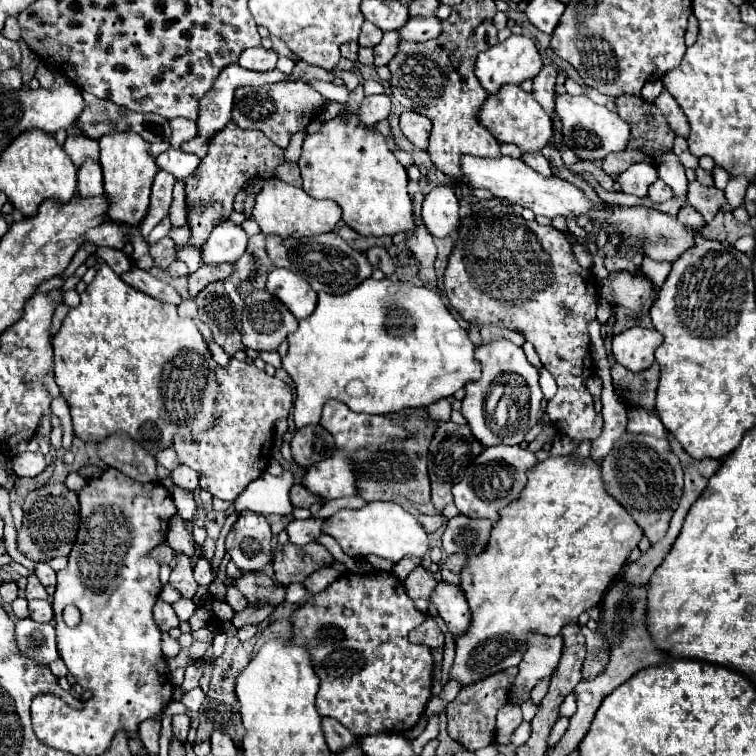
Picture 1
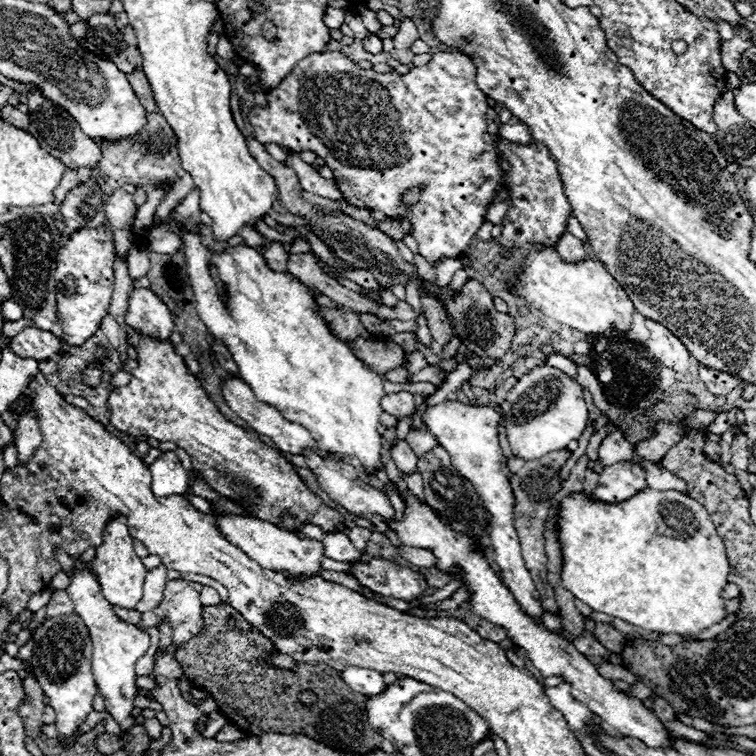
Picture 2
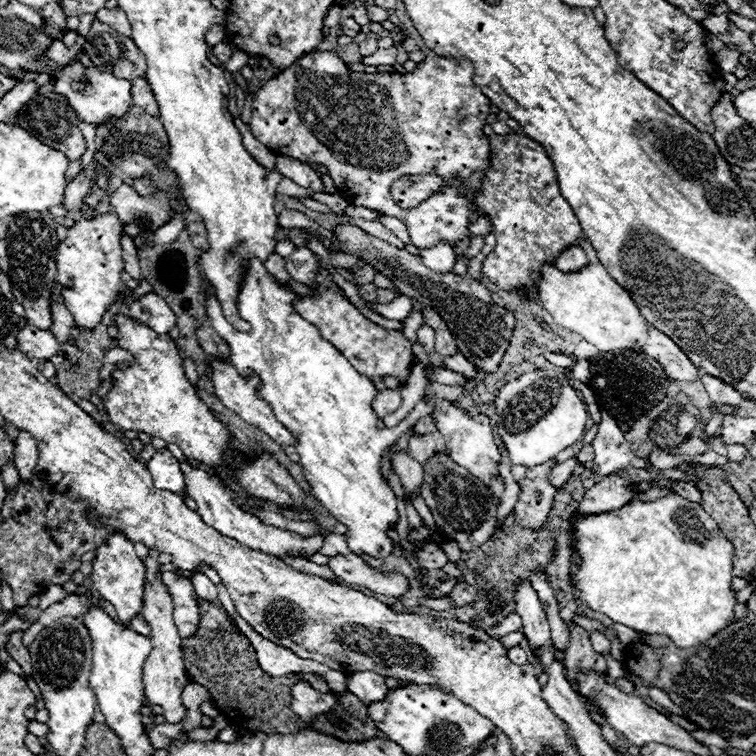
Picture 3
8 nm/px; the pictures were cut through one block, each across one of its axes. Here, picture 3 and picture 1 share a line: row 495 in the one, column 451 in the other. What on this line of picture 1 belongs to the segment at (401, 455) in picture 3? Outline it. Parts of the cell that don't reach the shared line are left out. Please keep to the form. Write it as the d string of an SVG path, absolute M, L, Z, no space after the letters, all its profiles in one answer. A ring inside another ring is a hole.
M438 400L438 402L432 402L430 406L426 406L426 412L436 420L436 422L448 422L450 420L450 412L452 412L452 406L448 400Z

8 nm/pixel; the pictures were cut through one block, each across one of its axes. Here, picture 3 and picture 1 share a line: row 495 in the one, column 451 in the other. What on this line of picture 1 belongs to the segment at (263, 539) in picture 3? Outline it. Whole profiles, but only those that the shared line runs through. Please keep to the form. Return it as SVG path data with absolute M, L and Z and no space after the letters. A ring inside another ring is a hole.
M440 184L426 194L422 204L422 220L428 232L438 238L444 238L458 228L460 224L458 198L450 186Z

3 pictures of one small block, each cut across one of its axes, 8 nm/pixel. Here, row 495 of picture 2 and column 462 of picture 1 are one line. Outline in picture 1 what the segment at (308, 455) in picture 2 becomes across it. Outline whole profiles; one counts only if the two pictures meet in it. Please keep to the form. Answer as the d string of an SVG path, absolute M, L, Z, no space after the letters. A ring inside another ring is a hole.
M366 278L342 296L320 292L316 310L308 318L300 320L298 330L290 334L290 348L282 358L282 368L296 384L296 428L318 424L322 406L330 398L342 400L352 412L388 414L404 408L428 406L430 402L452 396L468 380L480 378L480 364L474 358L474 344L468 338L468 332L444 306L440 294L424 286L414 286L392 278Z

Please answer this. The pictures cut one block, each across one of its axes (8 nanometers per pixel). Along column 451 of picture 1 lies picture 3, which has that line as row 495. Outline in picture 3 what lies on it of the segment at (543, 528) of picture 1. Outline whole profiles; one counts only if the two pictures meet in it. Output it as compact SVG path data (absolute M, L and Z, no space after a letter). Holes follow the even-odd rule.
M670 494L656 502L628 502L612 514L572 518L572 526L576 548L582 556L582 566L576 576L578 590L574 596L584 600L592 610L608 616L612 622L624 624L636 632L668 636L680 650L702 646L706 640L734 622L734 546L700 504L678 494Z

